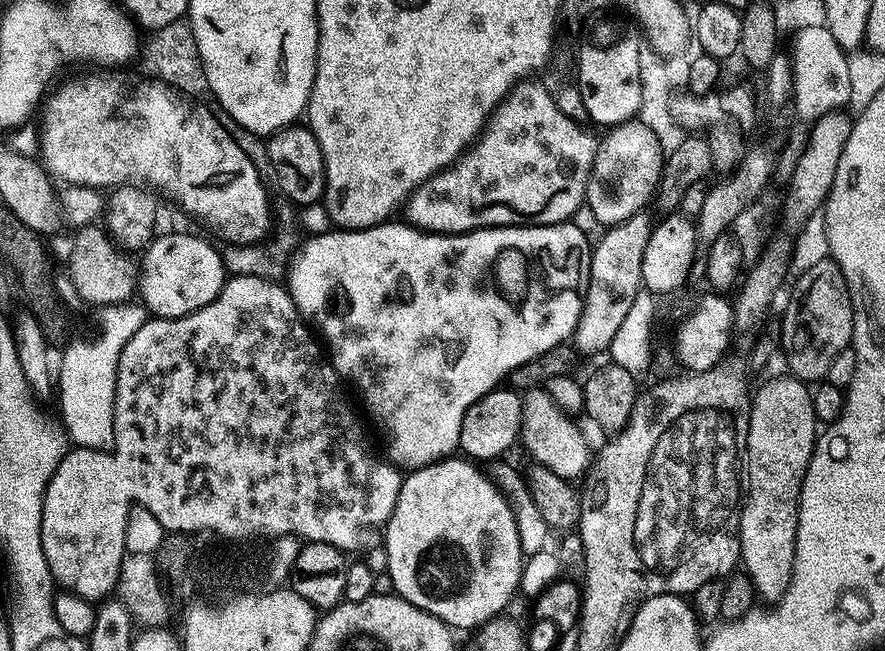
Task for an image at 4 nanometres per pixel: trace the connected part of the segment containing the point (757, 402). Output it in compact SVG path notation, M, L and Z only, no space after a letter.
M791 374L776 376L768 380L760 389L755 389L746 413L748 419L748 449L743 449L742 460L748 463L746 491L742 496L740 509L740 564L752 579L757 597L774 602L788 588L794 566L794 546L798 534L798 510L800 491L806 478L812 451L816 448L818 421L812 405L812 392L805 381L797 380Z

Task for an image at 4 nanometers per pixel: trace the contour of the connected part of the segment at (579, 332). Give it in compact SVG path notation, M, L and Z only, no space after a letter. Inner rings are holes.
M637 214L620 224L611 225L602 240L593 247L584 305L576 331L570 337L577 353L596 356L599 352L604 354L609 351L618 326L625 320L635 296L642 288L642 254L646 254L646 242L650 242L653 227L654 220L648 214Z

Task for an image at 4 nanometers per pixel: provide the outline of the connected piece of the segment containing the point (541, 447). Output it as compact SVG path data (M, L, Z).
M543 387L527 389L522 396L521 414L519 443L524 444L535 463L554 470L554 474L569 482L575 481L575 476L580 478L587 473L590 467L588 440L580 433L577 421L554 406L554 398L550 398L547 390Z

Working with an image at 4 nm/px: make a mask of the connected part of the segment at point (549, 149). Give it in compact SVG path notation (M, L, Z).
M525 78L510 89L507 96L497 104L492 115L488 117L484 129L476 137L474 143L451 166L437 172L420 185L406 201L408 208L407 223L413 228L419 228L429 234L459 234L474 232L478 228L510 228L513 226L535 226L538 224L562 224L573 219L581 204L585 203L588 195L588 181L592 179L592 167L596 161L597 137L592 137L577 121L571 120L562 110L558 110L556 97L544 84L539 84L536 78Z

